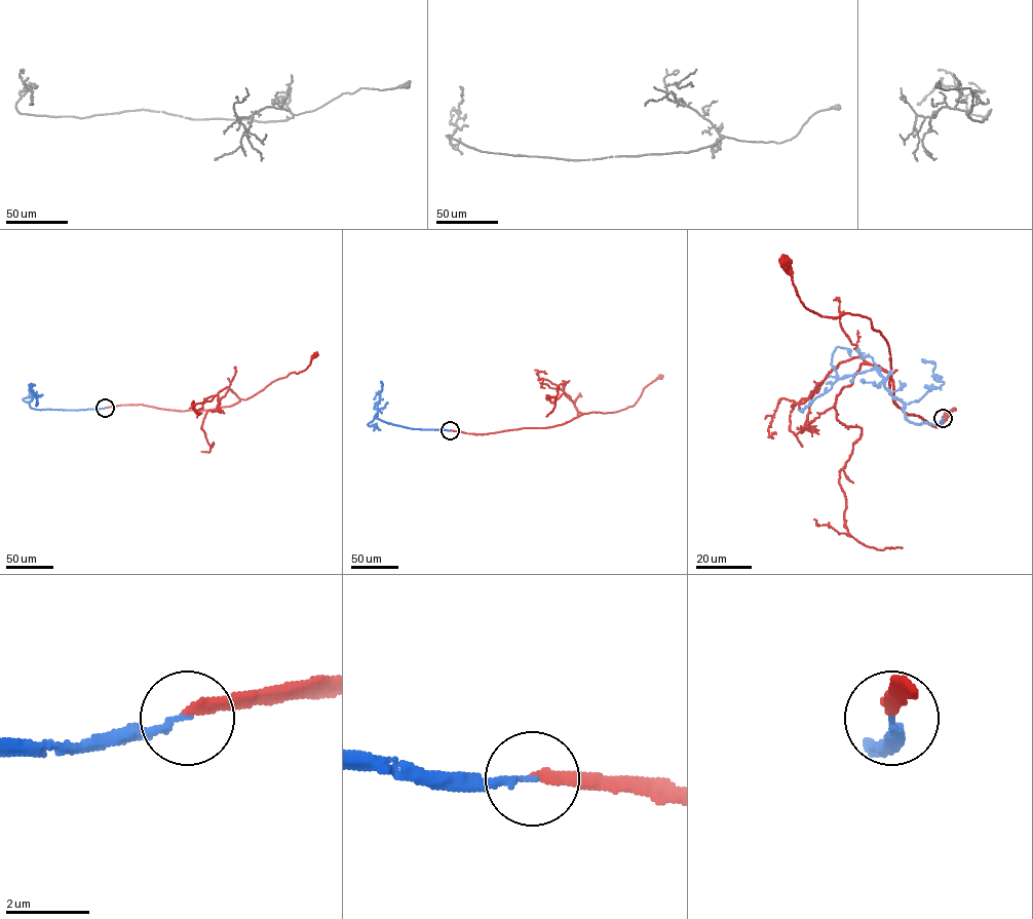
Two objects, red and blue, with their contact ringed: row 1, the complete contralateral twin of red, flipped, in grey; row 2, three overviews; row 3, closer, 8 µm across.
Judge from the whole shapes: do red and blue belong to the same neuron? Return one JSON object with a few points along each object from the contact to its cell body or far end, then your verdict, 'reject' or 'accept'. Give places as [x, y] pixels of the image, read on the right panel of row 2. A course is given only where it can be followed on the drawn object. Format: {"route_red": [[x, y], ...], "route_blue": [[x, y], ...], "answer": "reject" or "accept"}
{"route_red": [[943, 418], [954, 408], [936, 427], [904, 411], [889, 393], [887, 342], [872, 321], [808, 309], [785, 262]], "route_blue": [[943, 419], [940, 425], [908, 420], [876, 369], [839, 378], [833, 351], [845, 347], [850, 356]], "answer": "reject"}

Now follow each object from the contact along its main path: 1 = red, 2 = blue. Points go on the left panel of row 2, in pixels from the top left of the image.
1: (105, 408), (141, 405), (178, 411), (230, 407), (289, 373), (304, 371), (314, 354)
2: (105, 408), (32, 408), (32, 391), (35, 394), (31, 383), (30, 386)

